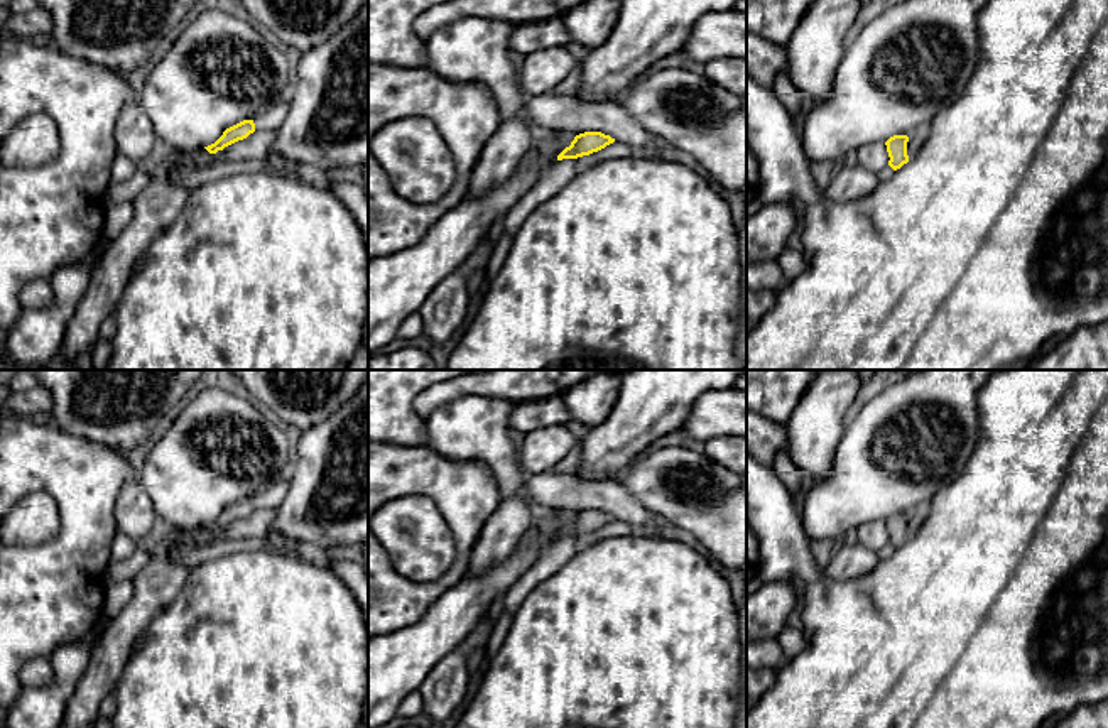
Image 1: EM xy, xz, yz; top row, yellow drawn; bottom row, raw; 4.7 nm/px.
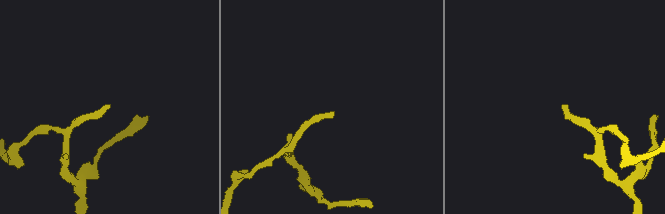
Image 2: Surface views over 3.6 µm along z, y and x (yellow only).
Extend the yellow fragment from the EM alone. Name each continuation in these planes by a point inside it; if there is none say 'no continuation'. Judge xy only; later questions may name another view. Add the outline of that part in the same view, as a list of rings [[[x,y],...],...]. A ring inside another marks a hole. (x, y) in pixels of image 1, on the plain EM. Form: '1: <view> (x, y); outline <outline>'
1: xy (272, 495); outline [[[289,475],[269,485],[253,497],[255,508],[277,508],[289,492]]]

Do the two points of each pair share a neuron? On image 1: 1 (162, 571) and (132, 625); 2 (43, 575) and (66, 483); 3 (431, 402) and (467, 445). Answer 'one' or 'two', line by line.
1: one
2: one
3: two

